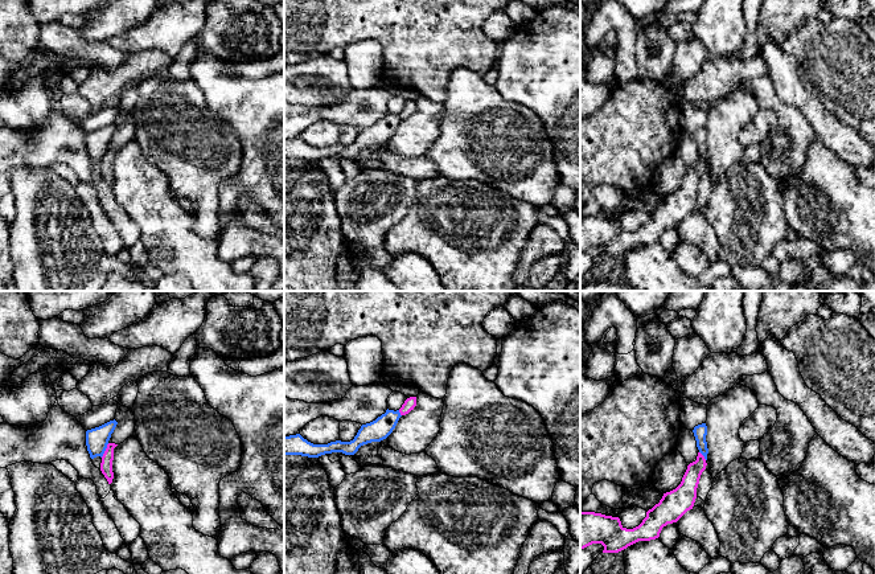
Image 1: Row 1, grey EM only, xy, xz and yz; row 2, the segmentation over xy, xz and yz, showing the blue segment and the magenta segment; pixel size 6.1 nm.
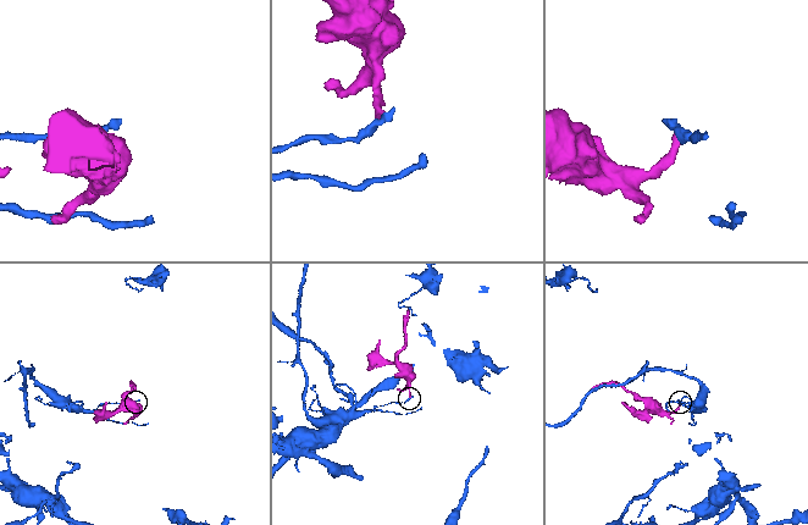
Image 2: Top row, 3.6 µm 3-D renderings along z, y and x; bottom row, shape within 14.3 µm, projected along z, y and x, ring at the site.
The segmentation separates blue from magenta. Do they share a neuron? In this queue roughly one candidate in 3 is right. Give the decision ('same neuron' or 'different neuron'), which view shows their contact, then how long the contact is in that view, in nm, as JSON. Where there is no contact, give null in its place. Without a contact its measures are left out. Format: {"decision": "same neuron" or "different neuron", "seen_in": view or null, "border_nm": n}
{"decision": "different neuron", "seen_in": "xy", "border_nm": 100}

